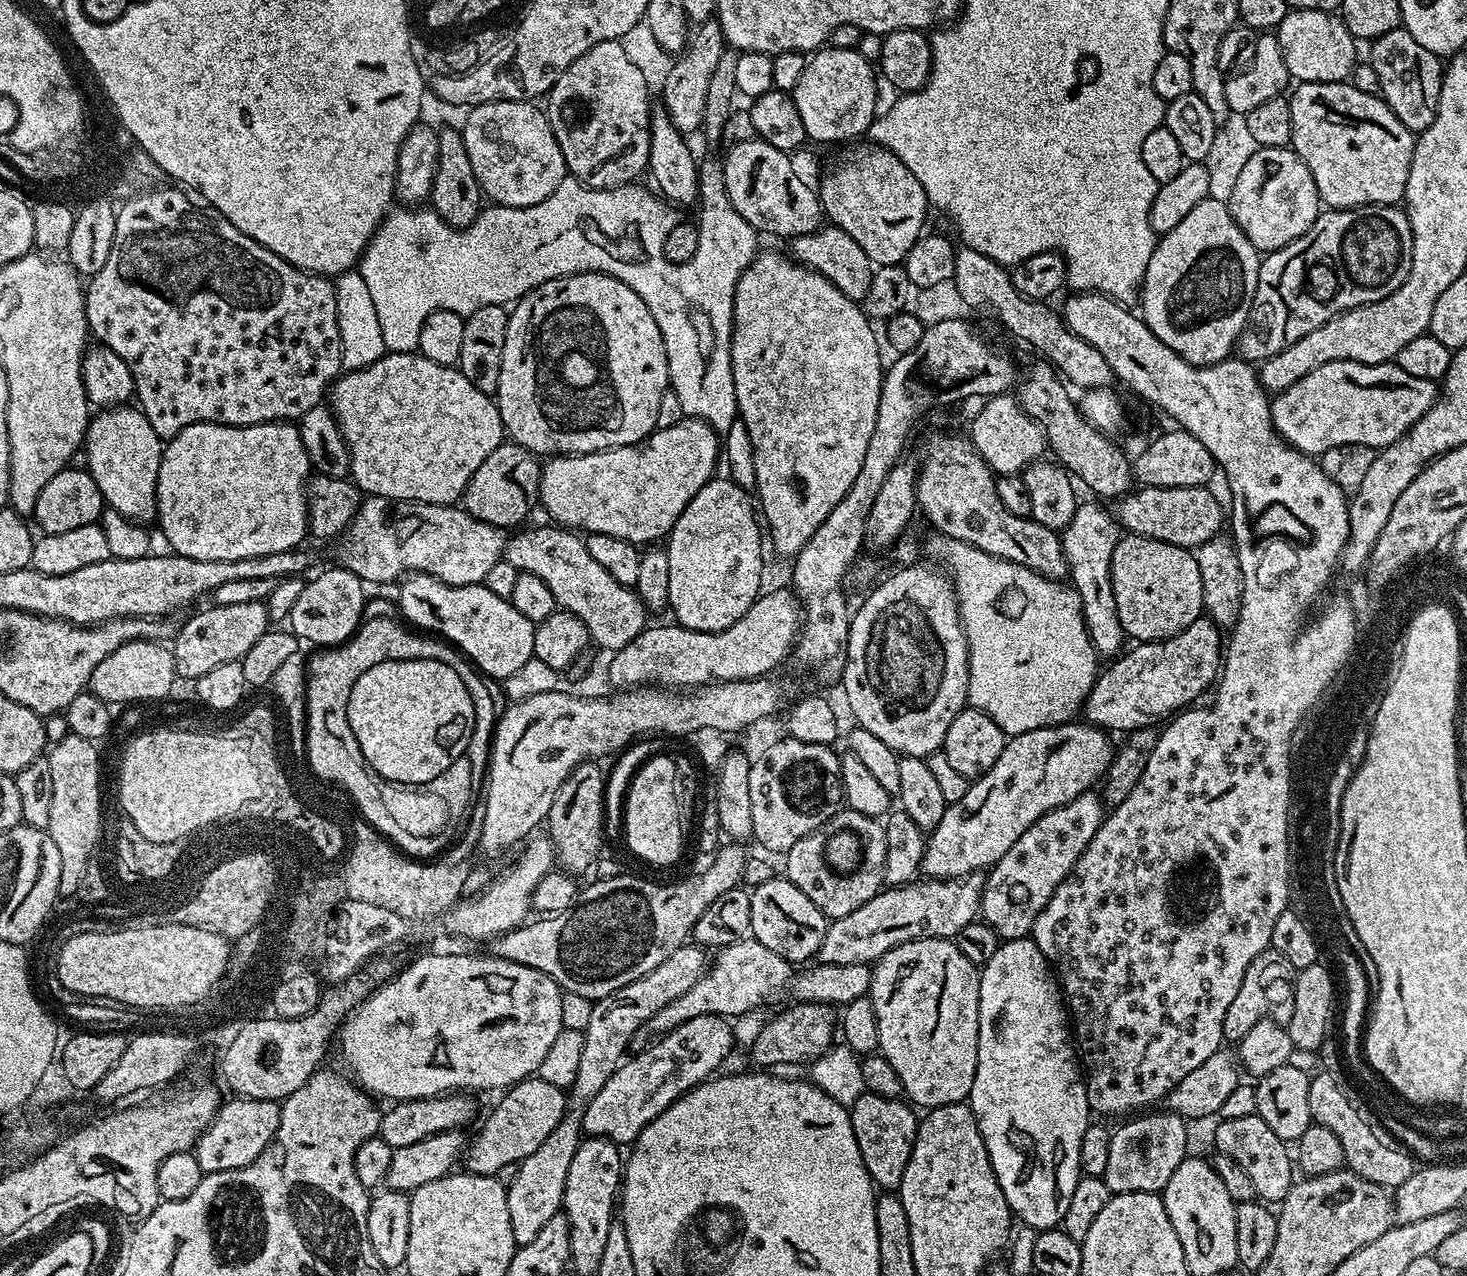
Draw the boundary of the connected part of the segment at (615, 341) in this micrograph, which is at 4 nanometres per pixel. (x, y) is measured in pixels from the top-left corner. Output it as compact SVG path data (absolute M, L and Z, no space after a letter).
M579 272L573 276L559 276L556 280L539 284L532 292L515 301L508 318L506 346L502 350L502 374L498 378L494 399L500 408L505 433L523 448L537 454L583 454L636 444L656 431L658 405L662 394L669 391L669 388L666 346L662 342L658 322L654 322L646 302L642 302L642 298L638 298L638 294L634 294L634 290L630 290L630 286L626 286L618 278L607 276L604 272Z

